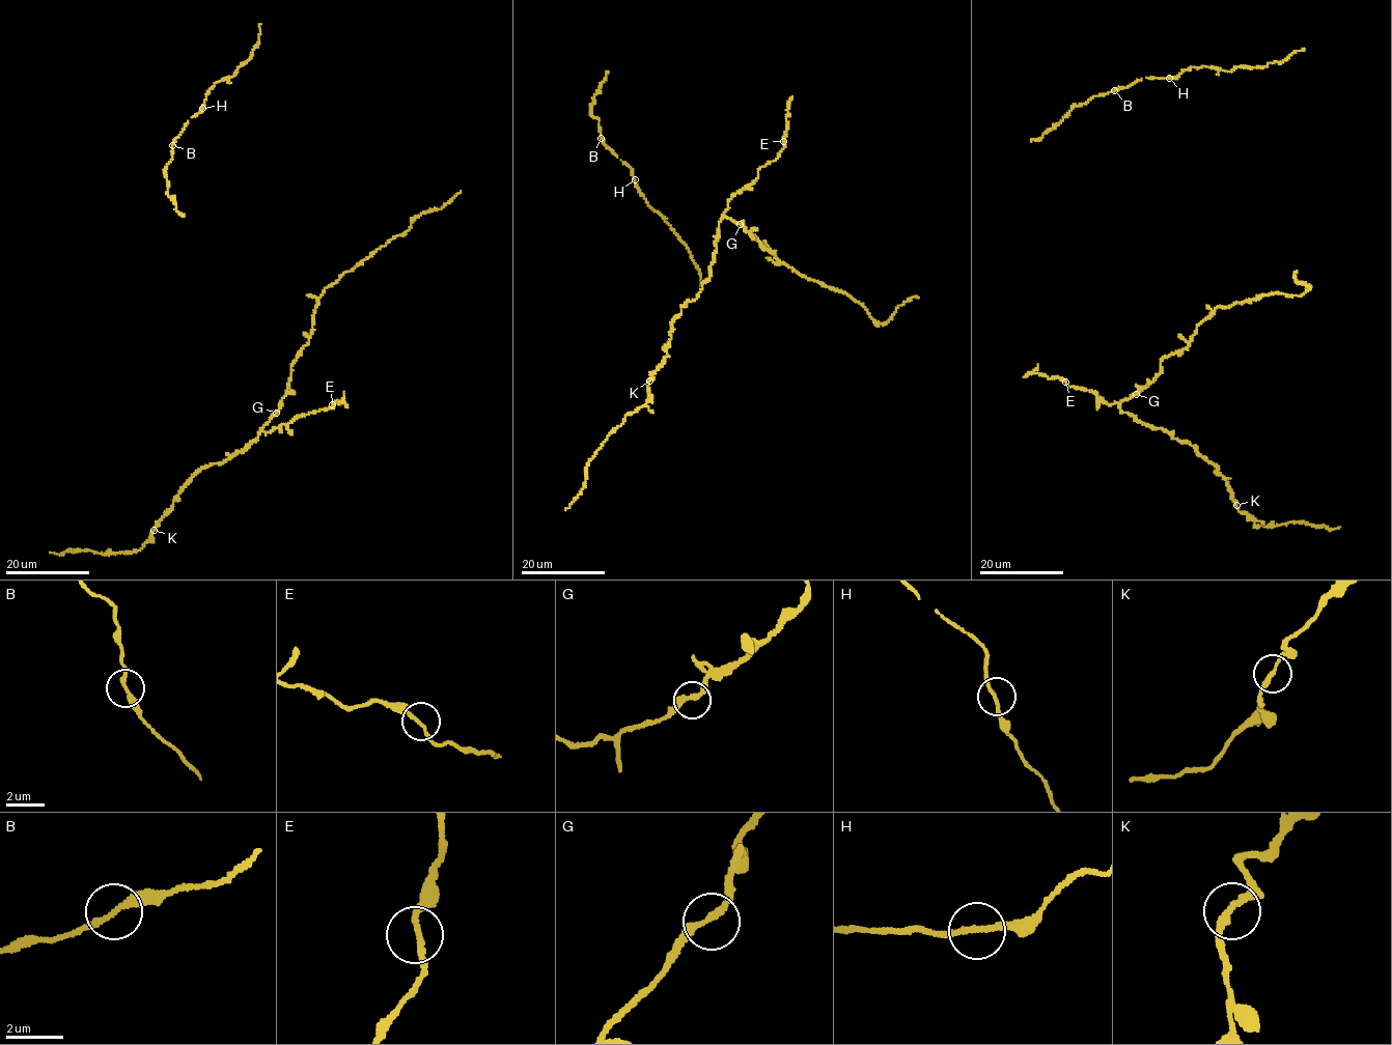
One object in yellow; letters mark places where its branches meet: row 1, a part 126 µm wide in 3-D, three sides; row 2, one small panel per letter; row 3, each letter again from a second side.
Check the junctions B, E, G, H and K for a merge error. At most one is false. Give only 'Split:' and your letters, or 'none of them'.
Split: none of them

